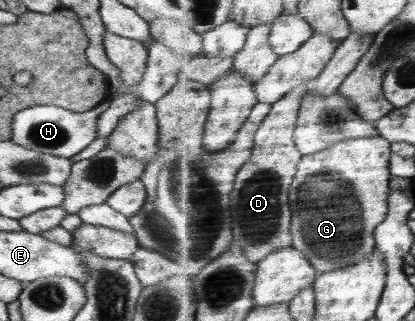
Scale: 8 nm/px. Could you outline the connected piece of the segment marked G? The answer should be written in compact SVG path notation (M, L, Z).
M371 136L347 140L320 153L303 155L290 195L294 213L293 246L309 257L319 275L360 264L378 247L377 228L390 212L393 153L393 142L383 136Z

